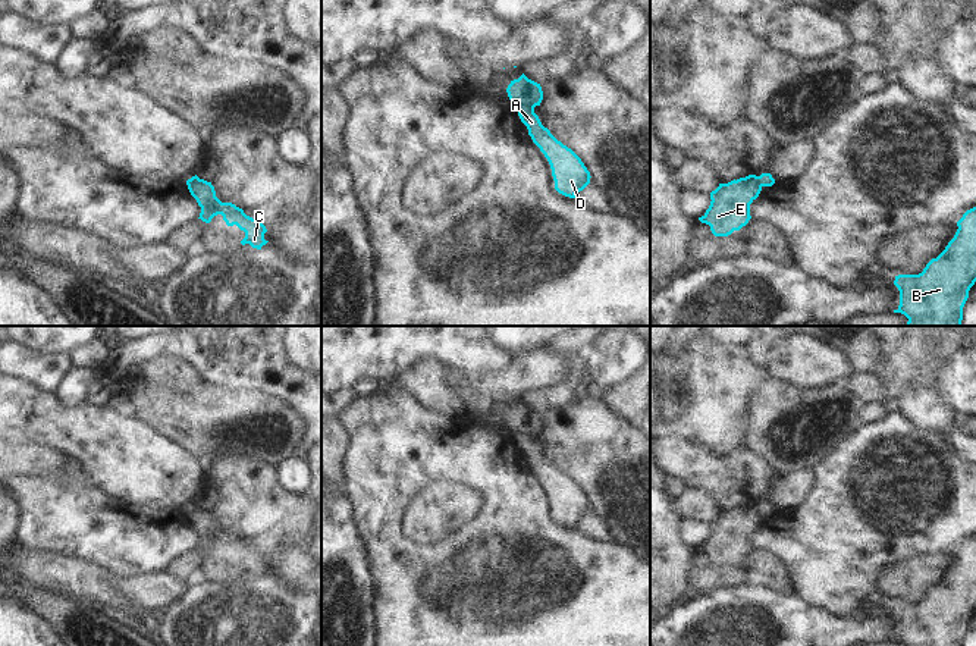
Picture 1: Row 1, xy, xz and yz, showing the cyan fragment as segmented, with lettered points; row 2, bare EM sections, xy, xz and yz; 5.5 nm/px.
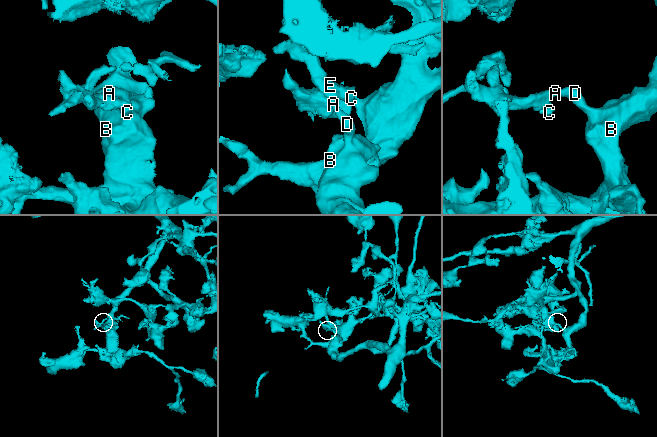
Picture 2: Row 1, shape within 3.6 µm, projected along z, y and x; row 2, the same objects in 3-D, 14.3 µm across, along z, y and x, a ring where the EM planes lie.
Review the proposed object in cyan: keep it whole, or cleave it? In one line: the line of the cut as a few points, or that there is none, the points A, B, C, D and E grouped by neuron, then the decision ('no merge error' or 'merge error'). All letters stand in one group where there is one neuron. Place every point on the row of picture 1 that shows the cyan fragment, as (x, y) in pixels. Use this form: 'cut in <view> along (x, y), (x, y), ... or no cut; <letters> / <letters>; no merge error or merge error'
cut in xz along (518, 106), (530, 106), (533, 109); A B D / C E; merge error

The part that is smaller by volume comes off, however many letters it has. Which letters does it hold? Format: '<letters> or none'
C, E

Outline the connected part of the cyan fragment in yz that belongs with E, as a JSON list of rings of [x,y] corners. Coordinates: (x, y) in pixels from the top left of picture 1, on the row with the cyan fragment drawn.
[[[756,175],[719,184],[710,192],[710,206],[699,220],[709,225],[715,236],[728,236],[749,223],[751,219],[750,204],[760,191],[762,186]]]

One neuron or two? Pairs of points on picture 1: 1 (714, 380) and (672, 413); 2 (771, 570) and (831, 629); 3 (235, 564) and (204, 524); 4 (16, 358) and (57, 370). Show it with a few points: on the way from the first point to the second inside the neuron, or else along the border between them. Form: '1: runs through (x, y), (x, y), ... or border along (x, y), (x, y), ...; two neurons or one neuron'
1: runs through (703, 382), (683, 403); one neuron
2: border along (766, 586), (794, 595); two neurons
3: runs through (235, 554), (215, 533); one neuron
4: runs through (27, 361), (47, 370); one neuron

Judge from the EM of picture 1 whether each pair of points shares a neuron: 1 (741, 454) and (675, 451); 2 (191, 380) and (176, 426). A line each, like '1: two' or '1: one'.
1: one
2: two

